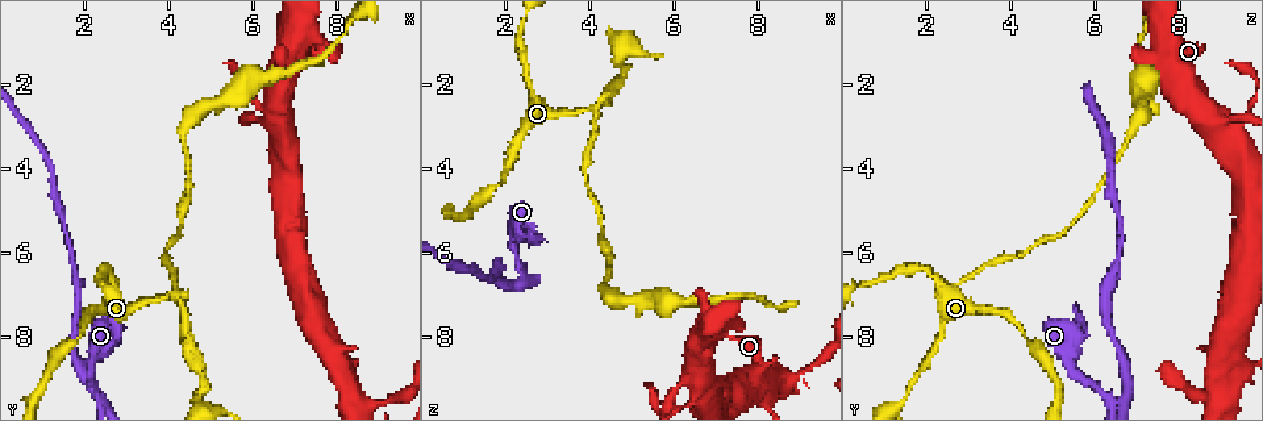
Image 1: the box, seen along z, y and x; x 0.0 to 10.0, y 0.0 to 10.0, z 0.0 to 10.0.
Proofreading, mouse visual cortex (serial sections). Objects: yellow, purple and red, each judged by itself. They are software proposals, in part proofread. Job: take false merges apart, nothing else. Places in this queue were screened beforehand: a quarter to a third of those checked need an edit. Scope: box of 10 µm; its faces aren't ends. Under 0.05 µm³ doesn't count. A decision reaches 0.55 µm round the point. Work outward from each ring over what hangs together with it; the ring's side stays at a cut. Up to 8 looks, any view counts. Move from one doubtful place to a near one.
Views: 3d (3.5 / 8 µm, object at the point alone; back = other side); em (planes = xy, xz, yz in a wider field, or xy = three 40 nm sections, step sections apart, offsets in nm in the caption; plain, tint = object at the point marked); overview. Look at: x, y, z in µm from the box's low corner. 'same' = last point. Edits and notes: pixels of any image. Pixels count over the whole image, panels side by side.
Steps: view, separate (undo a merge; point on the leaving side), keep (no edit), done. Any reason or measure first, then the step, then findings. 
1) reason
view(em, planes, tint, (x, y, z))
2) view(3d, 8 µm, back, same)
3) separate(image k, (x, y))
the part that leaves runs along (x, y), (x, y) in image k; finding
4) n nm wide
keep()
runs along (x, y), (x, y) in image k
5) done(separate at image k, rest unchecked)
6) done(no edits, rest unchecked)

sharp bend
view(3d, 3.5 µm, back, (4.05, 7.05, 2.60))

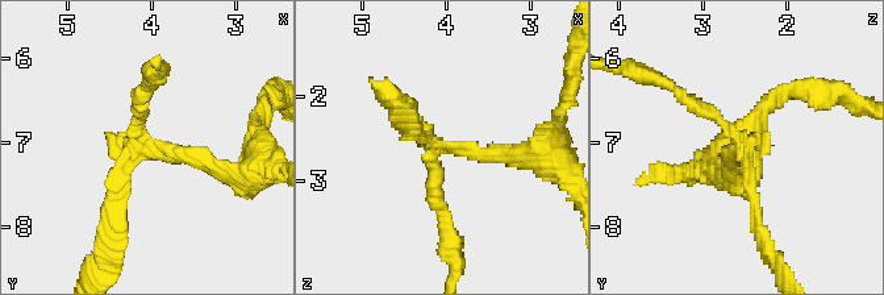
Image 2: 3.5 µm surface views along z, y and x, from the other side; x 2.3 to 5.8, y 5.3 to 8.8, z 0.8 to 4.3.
view(em, planes, tint, (4.05, 7.00, 2.60))

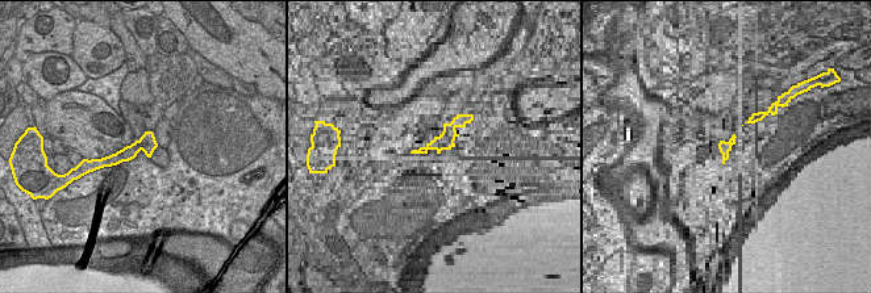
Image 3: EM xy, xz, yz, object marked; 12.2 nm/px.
view(em, xy, step 2, tint, same)

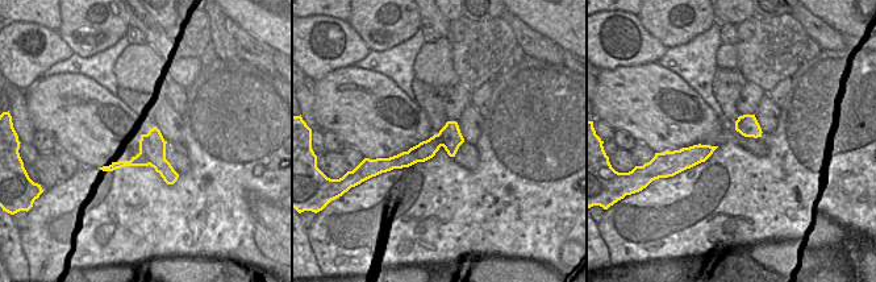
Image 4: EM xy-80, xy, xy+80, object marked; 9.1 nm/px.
separate(image 2, (430, 187))
the part that leaves runs along (437, 149), (433, 199), (449, 253) in image 2; a second cell is stuck on

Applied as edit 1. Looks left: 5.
redraw
view(overview)

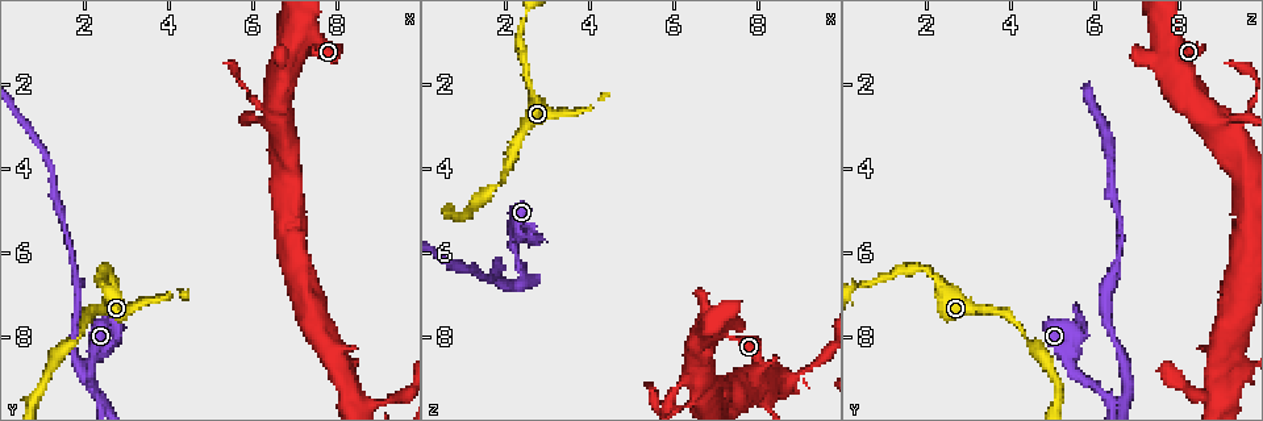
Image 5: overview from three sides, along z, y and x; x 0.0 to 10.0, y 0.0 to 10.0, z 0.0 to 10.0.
thin neck
view(3d, 8 µm, back, (1.85, 8.05, 4.35))

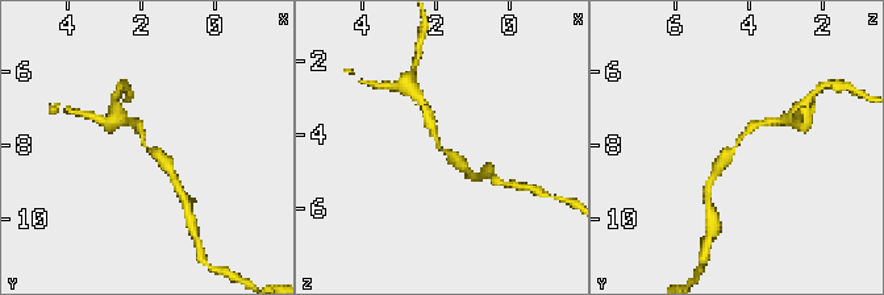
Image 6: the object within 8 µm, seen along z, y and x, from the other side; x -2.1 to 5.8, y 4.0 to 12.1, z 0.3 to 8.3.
zoom in
view(3d, 3.5 µm, same)

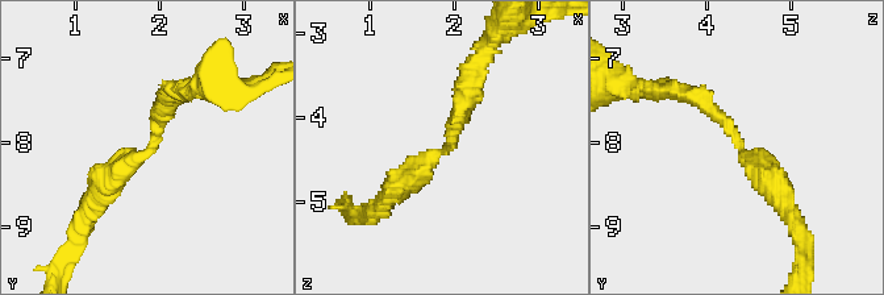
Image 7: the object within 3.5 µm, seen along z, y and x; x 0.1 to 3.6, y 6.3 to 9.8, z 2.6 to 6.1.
keep()
runs along (682, 94), (722, 117), (785, 203) in image 7; all the same cell

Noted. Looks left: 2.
four arms meet
view(em, xy, step 3, tint, (2.30, 9.35, 6.75))

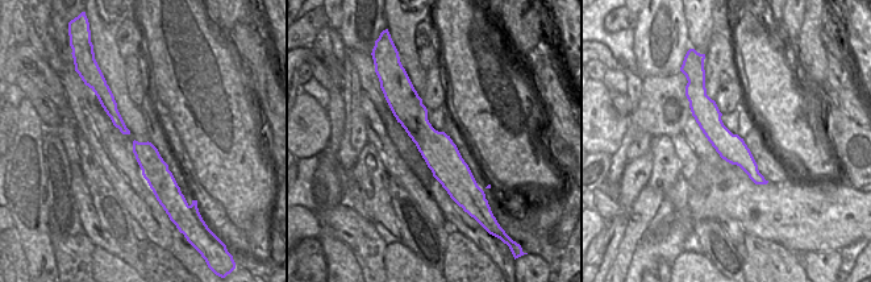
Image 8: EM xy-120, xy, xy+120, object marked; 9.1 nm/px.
wider look
view(3d, 3.5 µm, same)

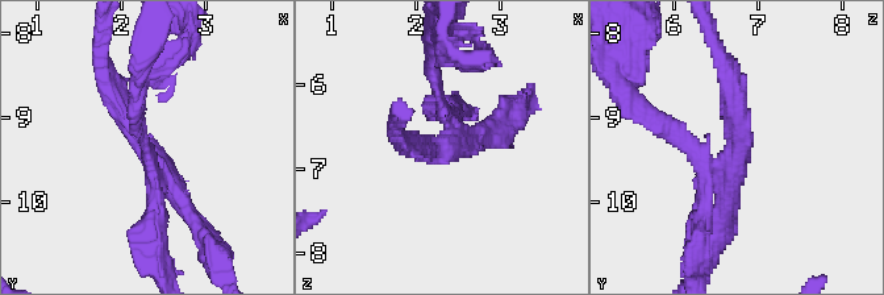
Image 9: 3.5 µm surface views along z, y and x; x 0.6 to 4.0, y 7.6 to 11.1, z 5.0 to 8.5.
4 arms; arms of 150, 200, 250, 250 nm
separate(image 9, (747, 134))
the part that leaves runs along (716, 166), (738, 150), (725, 69) in image 9; a second cell is stuck on

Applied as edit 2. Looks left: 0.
done(separate at image 2, separate at image 9, rest unchecked)

